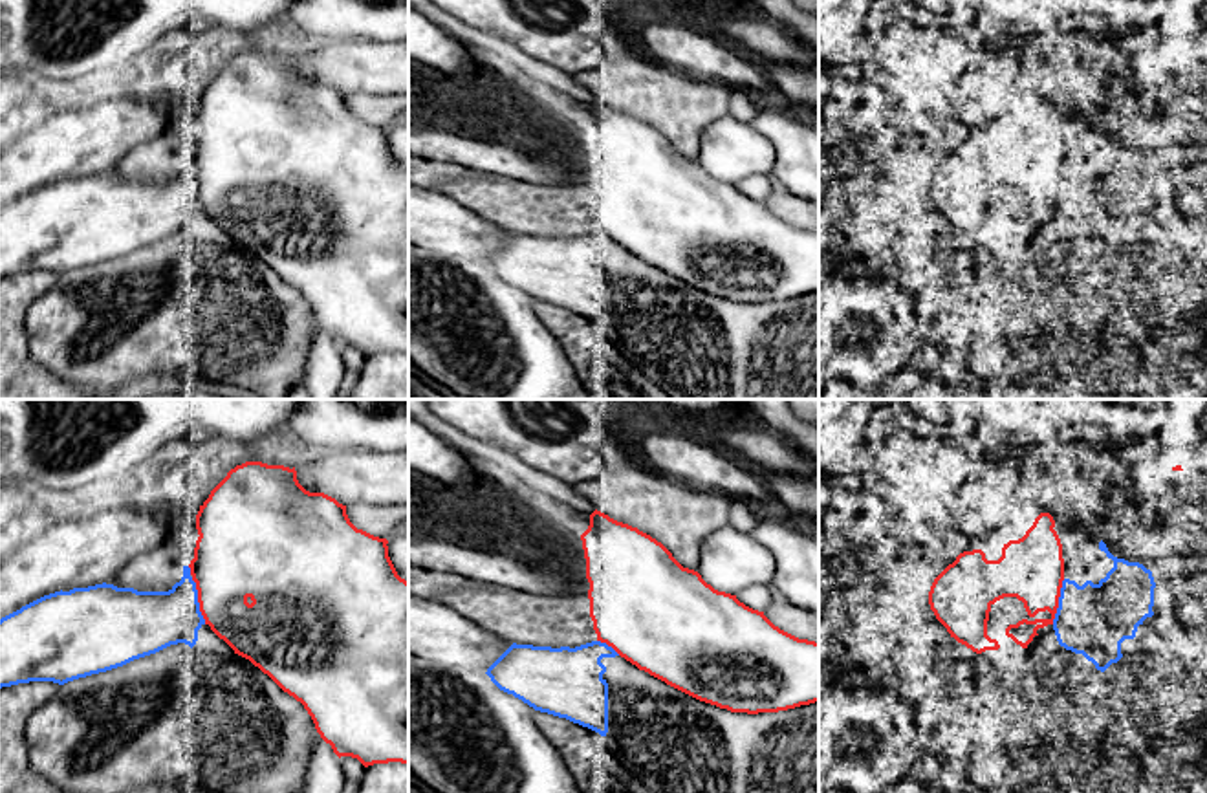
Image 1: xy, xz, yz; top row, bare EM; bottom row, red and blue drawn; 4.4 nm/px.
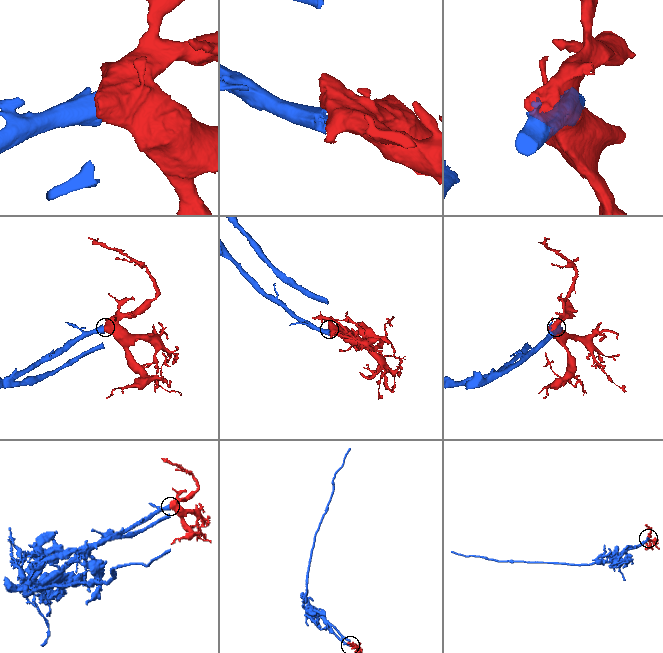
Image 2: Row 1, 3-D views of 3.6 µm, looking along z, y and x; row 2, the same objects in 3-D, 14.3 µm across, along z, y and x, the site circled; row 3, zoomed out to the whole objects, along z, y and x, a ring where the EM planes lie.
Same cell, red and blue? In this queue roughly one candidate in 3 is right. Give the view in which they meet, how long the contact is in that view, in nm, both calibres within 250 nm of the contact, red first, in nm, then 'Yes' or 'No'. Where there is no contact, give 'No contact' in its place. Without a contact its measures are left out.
Touches red in xy. Shared border 220 nm. Thickness 360 nm (red) against 280 nm. Yes

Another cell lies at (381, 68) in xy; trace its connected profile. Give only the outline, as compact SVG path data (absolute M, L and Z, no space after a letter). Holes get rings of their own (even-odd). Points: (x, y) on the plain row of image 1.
M408 38L306 42L295 60L306 81L324 82L343 95L408 95Z

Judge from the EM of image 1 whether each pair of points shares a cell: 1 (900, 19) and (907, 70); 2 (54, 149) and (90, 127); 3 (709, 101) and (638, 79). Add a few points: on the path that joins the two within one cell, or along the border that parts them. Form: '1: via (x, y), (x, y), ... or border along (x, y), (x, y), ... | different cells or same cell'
1: border along (920, 28), (907, 32) | different cells
2: via (63, 147), (72, 145), (81, 136) | same cell
3: via (691, 101), (671, 101), (656, 92) | same cell

